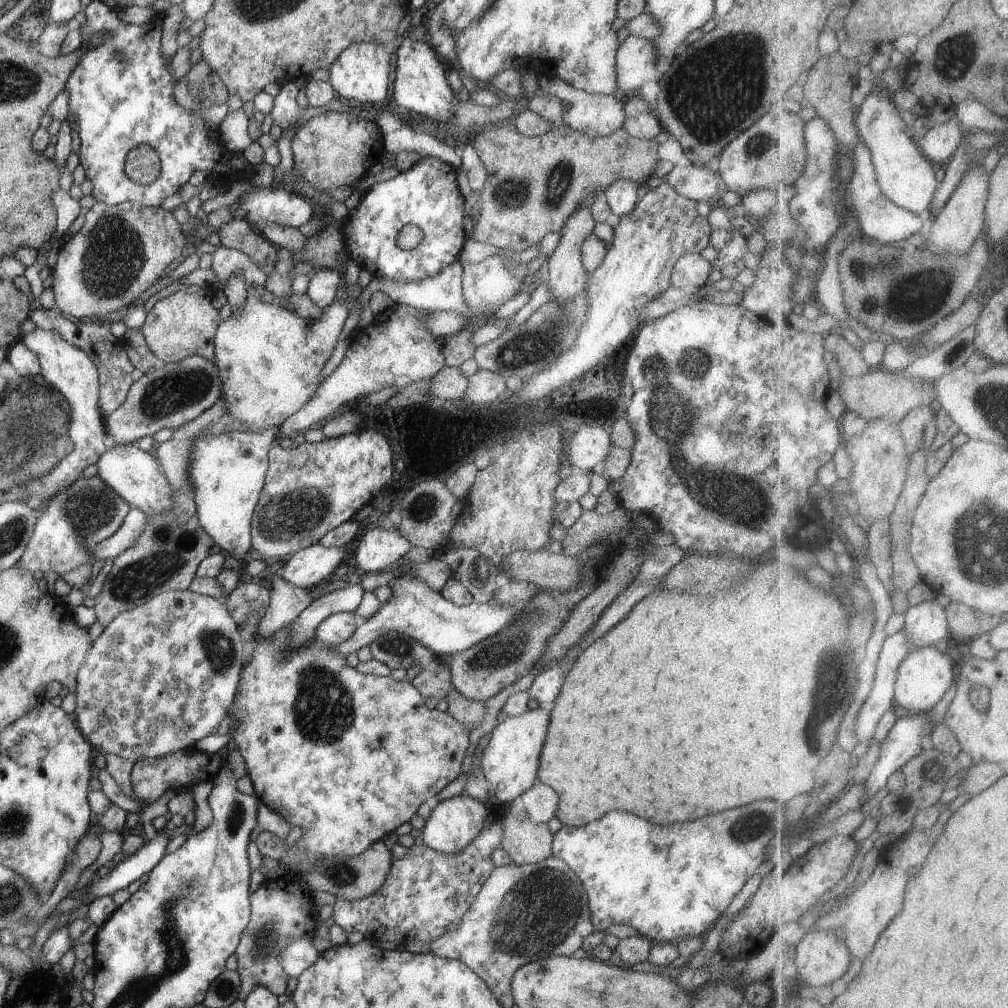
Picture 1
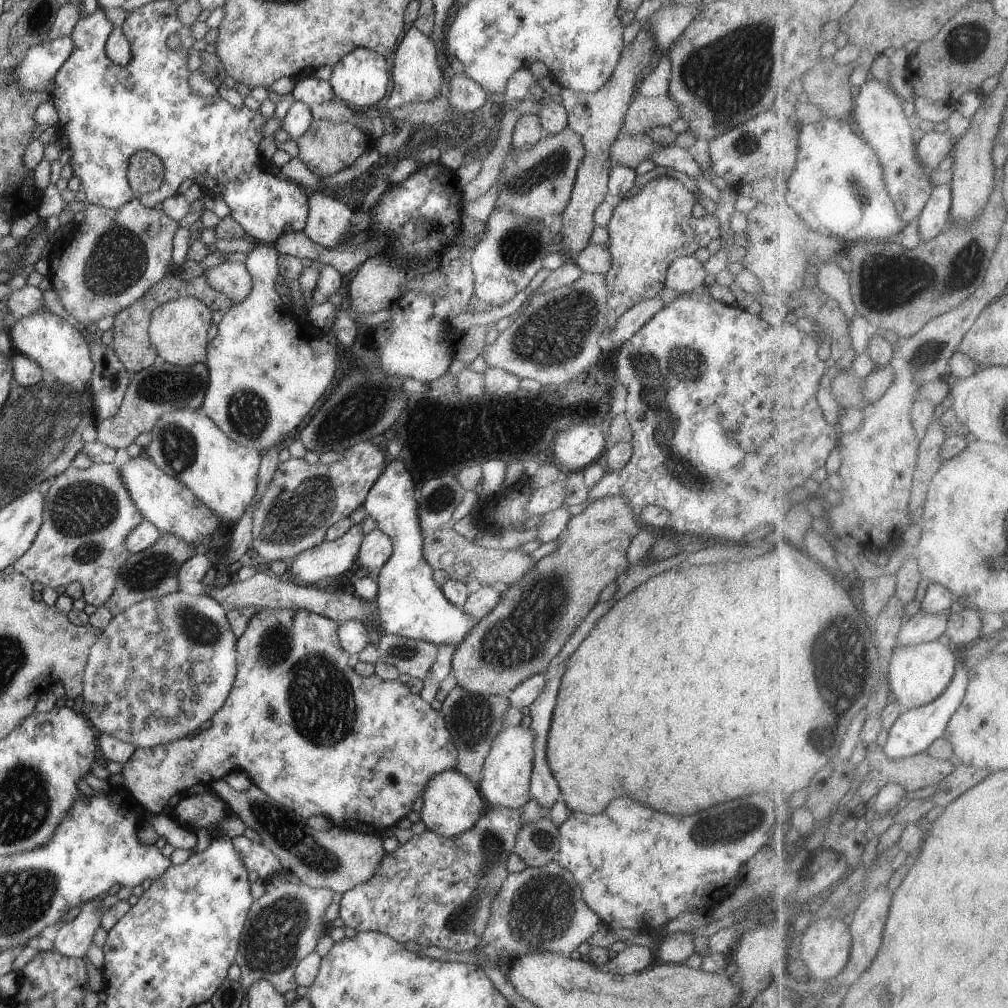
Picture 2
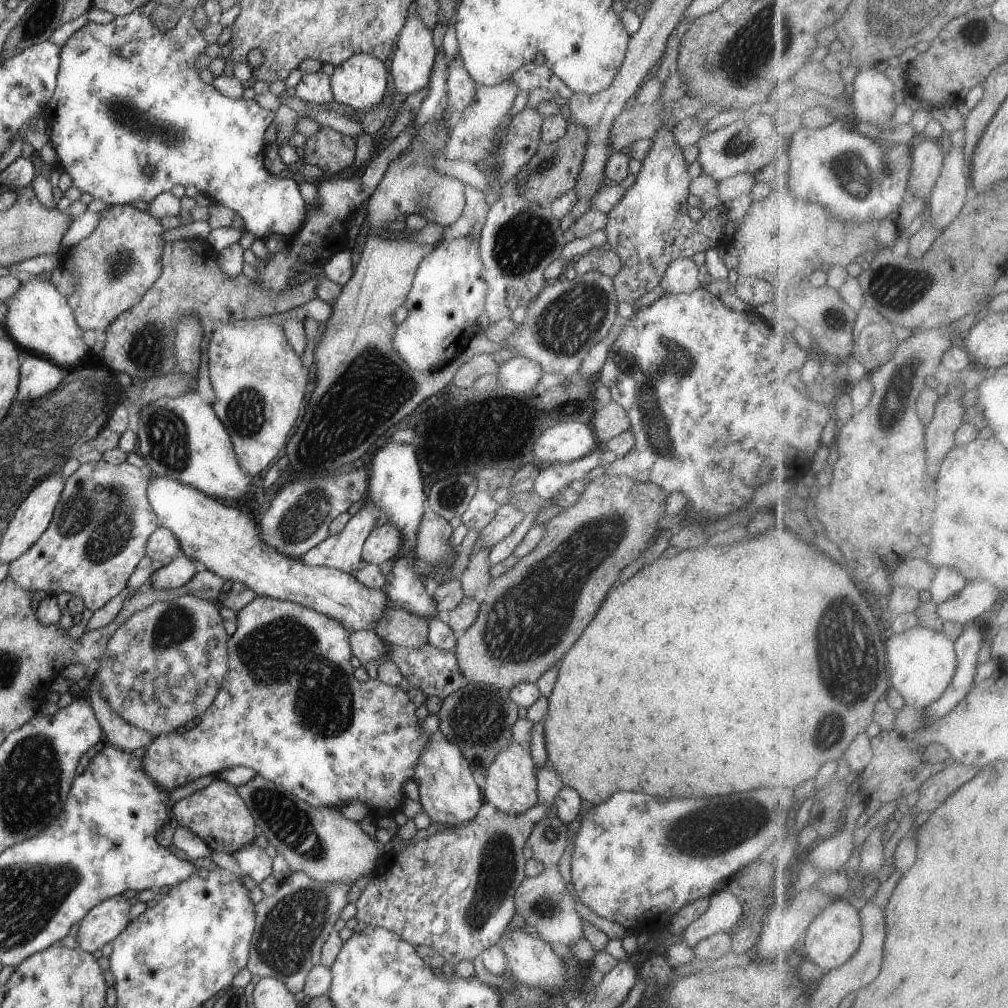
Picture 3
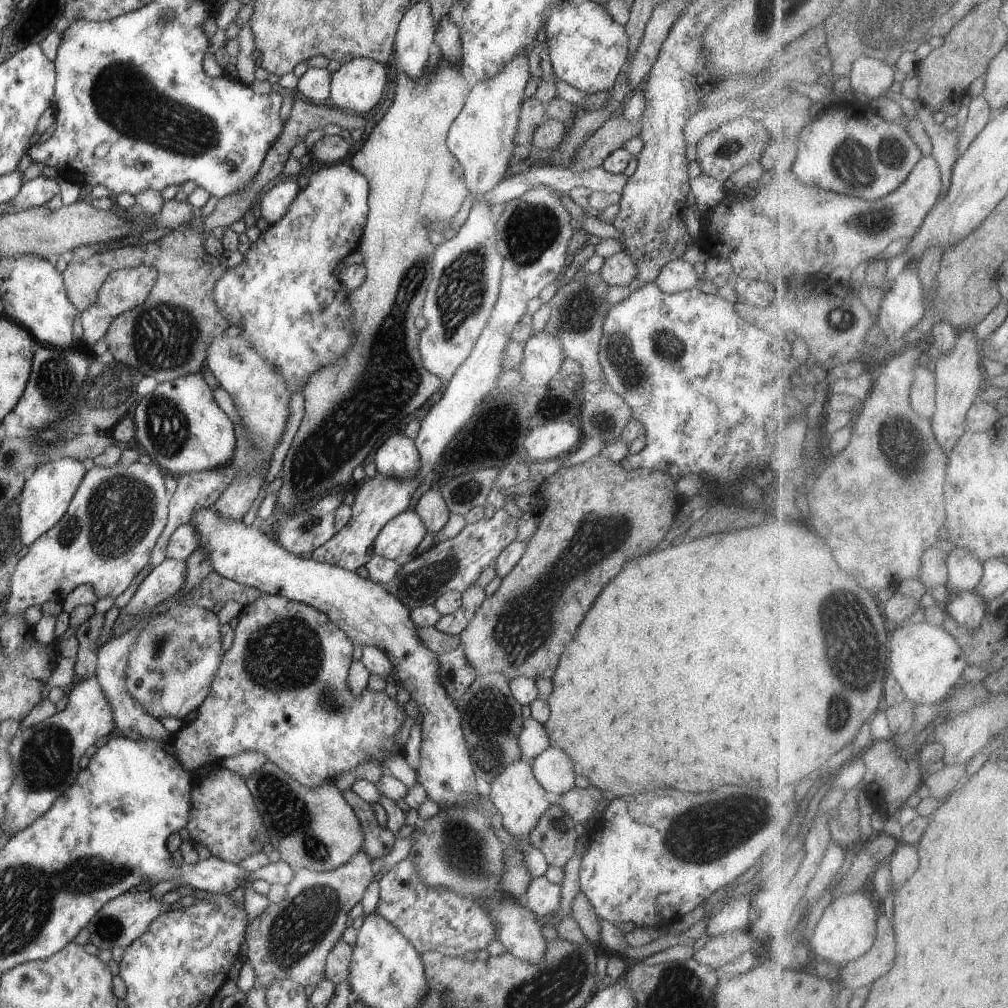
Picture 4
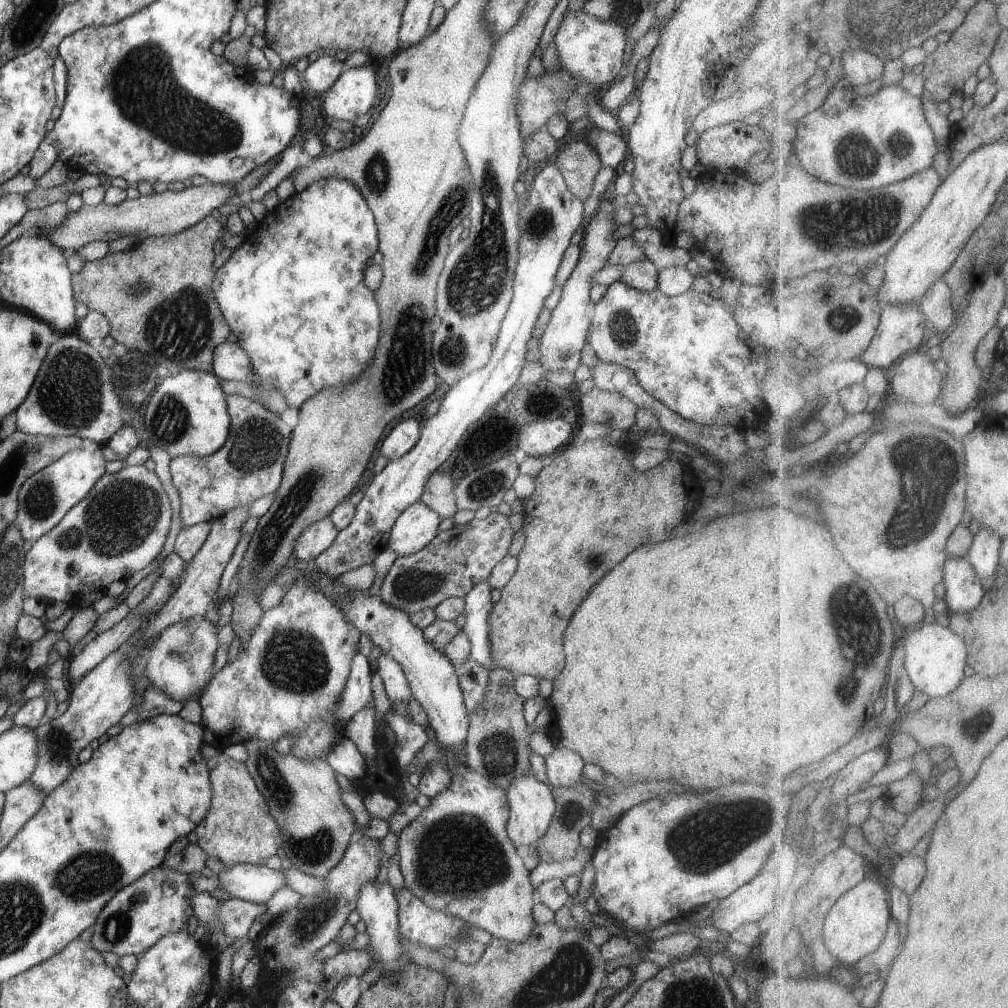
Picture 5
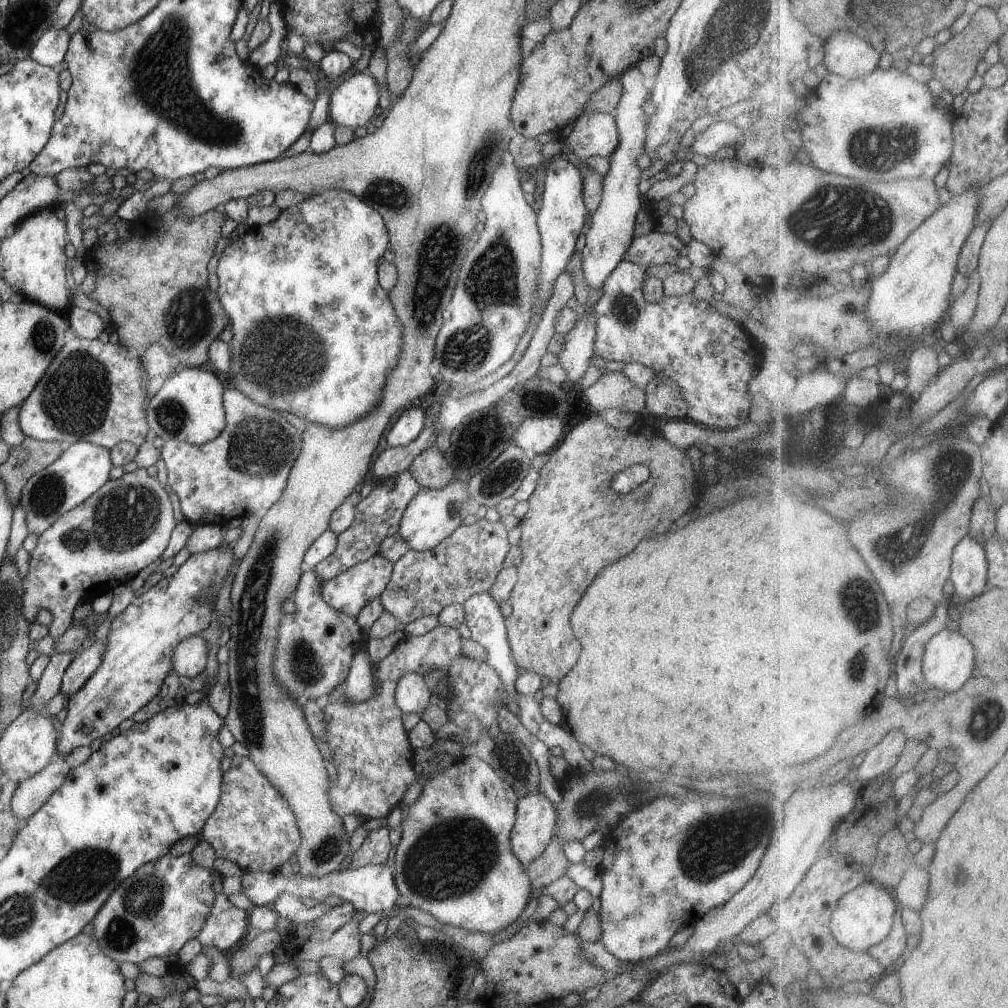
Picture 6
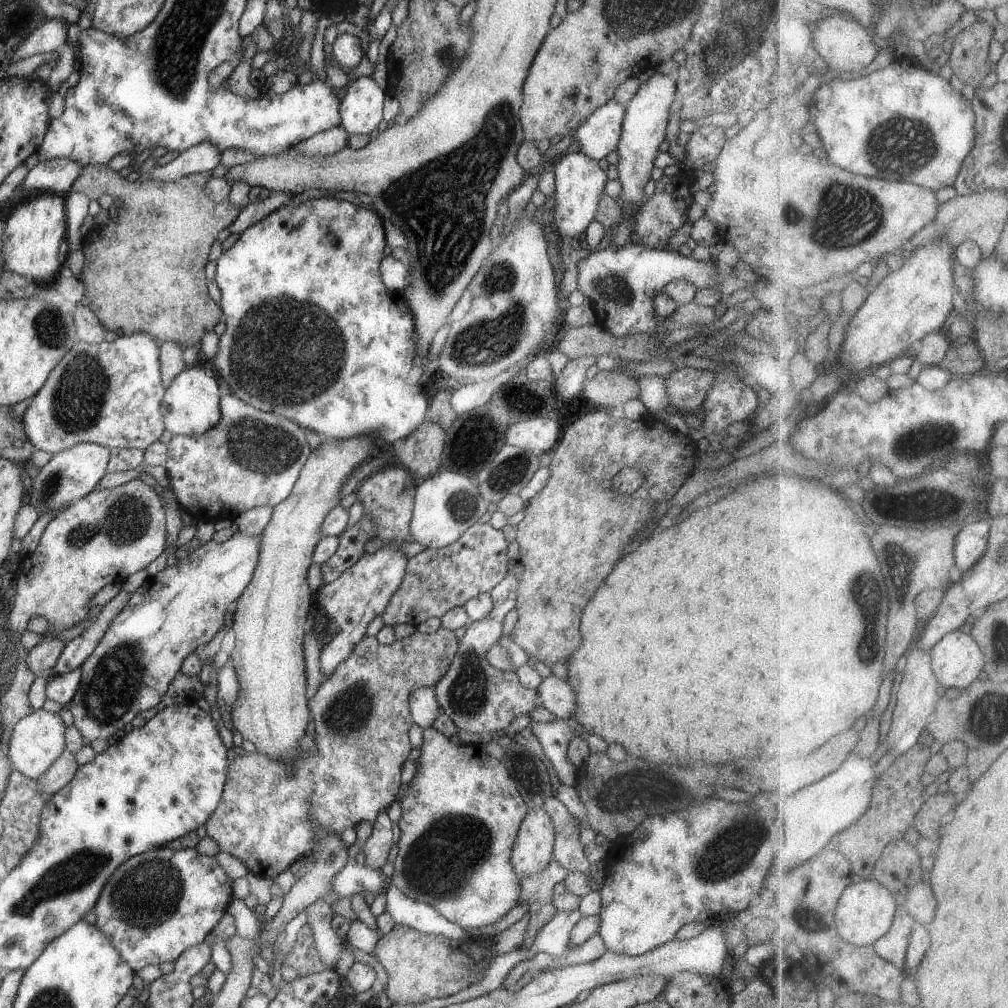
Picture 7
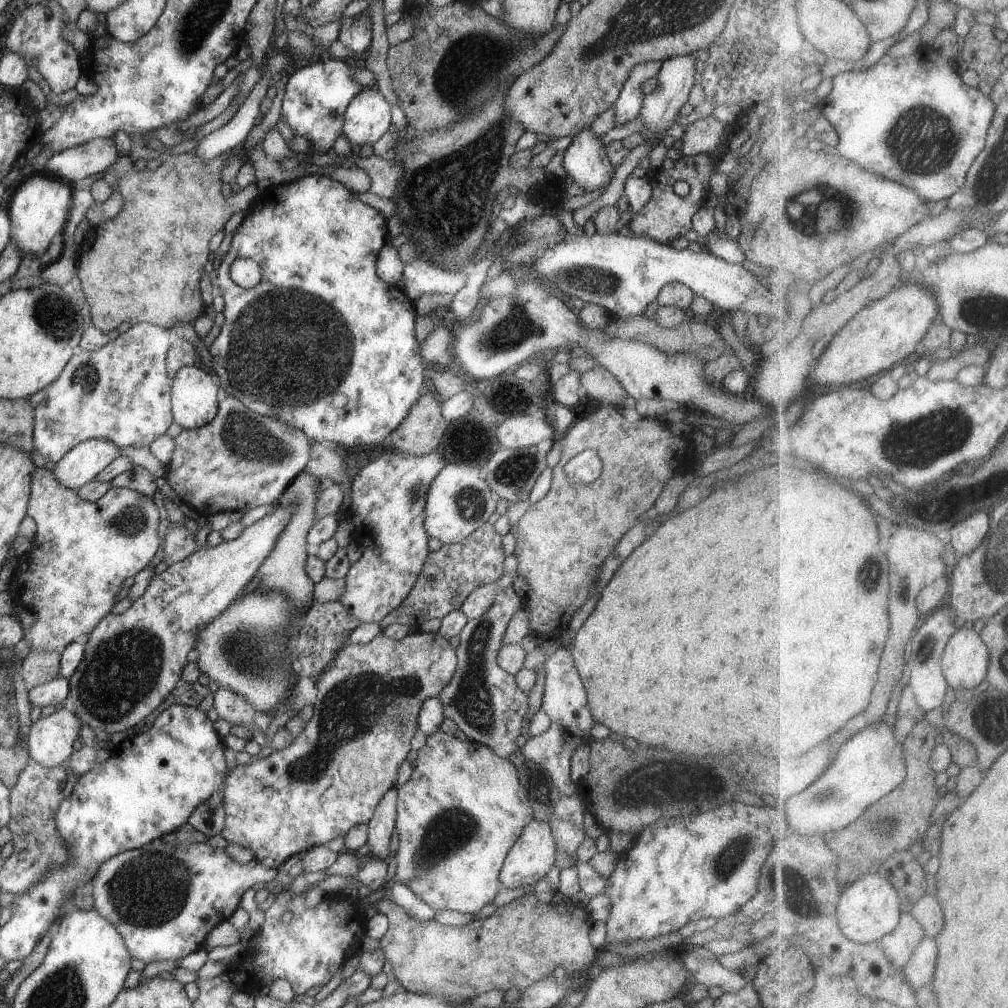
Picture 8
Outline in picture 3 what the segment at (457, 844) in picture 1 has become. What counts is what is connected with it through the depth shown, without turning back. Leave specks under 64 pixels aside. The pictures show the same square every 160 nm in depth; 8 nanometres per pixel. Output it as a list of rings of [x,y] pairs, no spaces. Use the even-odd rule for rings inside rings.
[[[437,734],[434,742],[426,746],[420,756],[420,764],[414,770],[414,781],[419,786],[420,804],[431,820],[440,824],[462,824],[476,818],[480,806],[485,803],[483,789],[474,780],[462,750],[458,744]]]

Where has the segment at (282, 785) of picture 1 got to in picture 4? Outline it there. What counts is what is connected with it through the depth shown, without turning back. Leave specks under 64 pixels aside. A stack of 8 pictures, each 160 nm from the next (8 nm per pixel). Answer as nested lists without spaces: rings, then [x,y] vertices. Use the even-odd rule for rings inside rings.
[[[263,595],[256,598],[252,604],[244,606],[242,612],[238,614],[238,626],[236,626],[234,641],[232,646],[223,652],[222,663],[219,670],[216,672],[214,682],[212,682],[211,692],[204,703],[198,708],[198,716],[196,720],[189,723],[184,723],[183,727],[172,734],[170,743],[174,746],[176,752],[174,758],[178,762],[178,766],[184,768],[184,772],[192,772],[203,766],[217,766],[226,758],[232,758],[236,754],[244,752],[257,752],[264,754],[266,762],[276,764],[284,774],[288,774],[290,778],[294,778],[296,782],[300,782],[302,786],[308,788],[316,788],[324,782],[336,782],[336,778],[340,774],[348,773],[352,768],[356,768],[358,764],[362,764],[364,760],[378,760],[382,762],[385,767],[384,760],[387,759],[388,754],[403,753],[403,747],[400,746],[400,728],[404,726],[404,722],[408,718],[404,707],[398,705],[396,699],[388,696],[386,692],[374,692],[366,688],[361,696],[354,696],[348,688],[349,669],[351,668],[353,660],[353,651],[355,643],[348,638],[348,636],[333,624],[326,614],[319,612],[316,608],[308,606],[308,604],[300,604],[300,602],[292,602],[280,596]]]

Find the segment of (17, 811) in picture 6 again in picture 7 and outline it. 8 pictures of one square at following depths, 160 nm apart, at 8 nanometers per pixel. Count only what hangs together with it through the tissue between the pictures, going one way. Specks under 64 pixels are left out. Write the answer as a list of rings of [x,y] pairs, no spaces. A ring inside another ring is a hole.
[[[67,749],[60,754],[59,758],[52,762],[52,765],[38,778],[40,782],[40,792],[51,798],[52,795],[56,794],[72,781],[76,771],[81,766],[78,765],[76,757],[72,755]]]

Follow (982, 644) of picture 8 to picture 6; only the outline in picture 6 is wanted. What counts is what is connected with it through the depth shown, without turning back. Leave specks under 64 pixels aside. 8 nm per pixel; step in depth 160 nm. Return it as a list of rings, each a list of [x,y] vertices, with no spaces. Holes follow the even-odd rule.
[[[944,629],[929,642],[924,662],[928,686],[958,692],[974,676],[976,645],[960,630]]]

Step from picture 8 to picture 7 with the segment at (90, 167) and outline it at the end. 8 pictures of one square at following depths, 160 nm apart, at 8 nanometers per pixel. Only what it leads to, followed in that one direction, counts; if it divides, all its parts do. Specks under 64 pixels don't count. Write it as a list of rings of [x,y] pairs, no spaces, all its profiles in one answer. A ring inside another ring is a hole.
[[[68,158],[40,161],[20,184],[24,200],[40,193],[68,196],[74,180],[82,174],[82,168]]]

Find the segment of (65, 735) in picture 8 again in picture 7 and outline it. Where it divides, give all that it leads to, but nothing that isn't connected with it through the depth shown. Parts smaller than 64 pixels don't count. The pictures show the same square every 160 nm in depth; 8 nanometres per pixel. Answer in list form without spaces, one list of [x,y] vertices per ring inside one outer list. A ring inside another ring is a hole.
[[[43,709],[33,711],[29,716],[16,722],[8,742],[8,758],[13,770],[18,770],[30,780],[40,778],[66,749],[64,736],[66,728],[58,713],[48,713]]]

